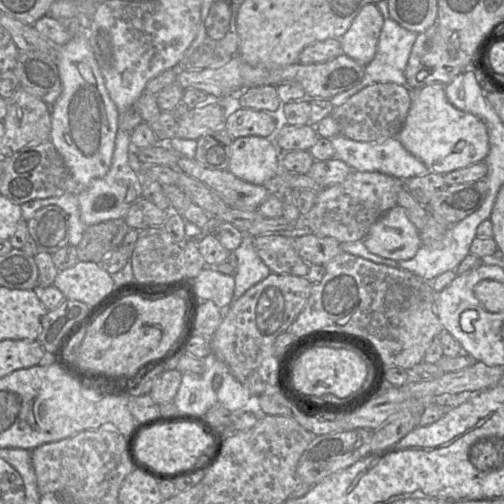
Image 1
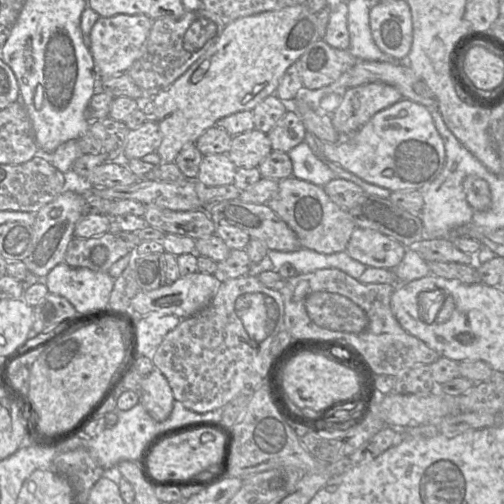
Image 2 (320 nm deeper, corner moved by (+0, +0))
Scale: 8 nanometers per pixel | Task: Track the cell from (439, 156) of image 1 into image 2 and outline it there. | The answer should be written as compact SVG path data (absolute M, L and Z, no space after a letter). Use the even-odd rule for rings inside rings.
M401 99L376 113L341 143L322 143L323 156L362 180L391 192L421 190L441 173L445 163L444 142L429 109Z

